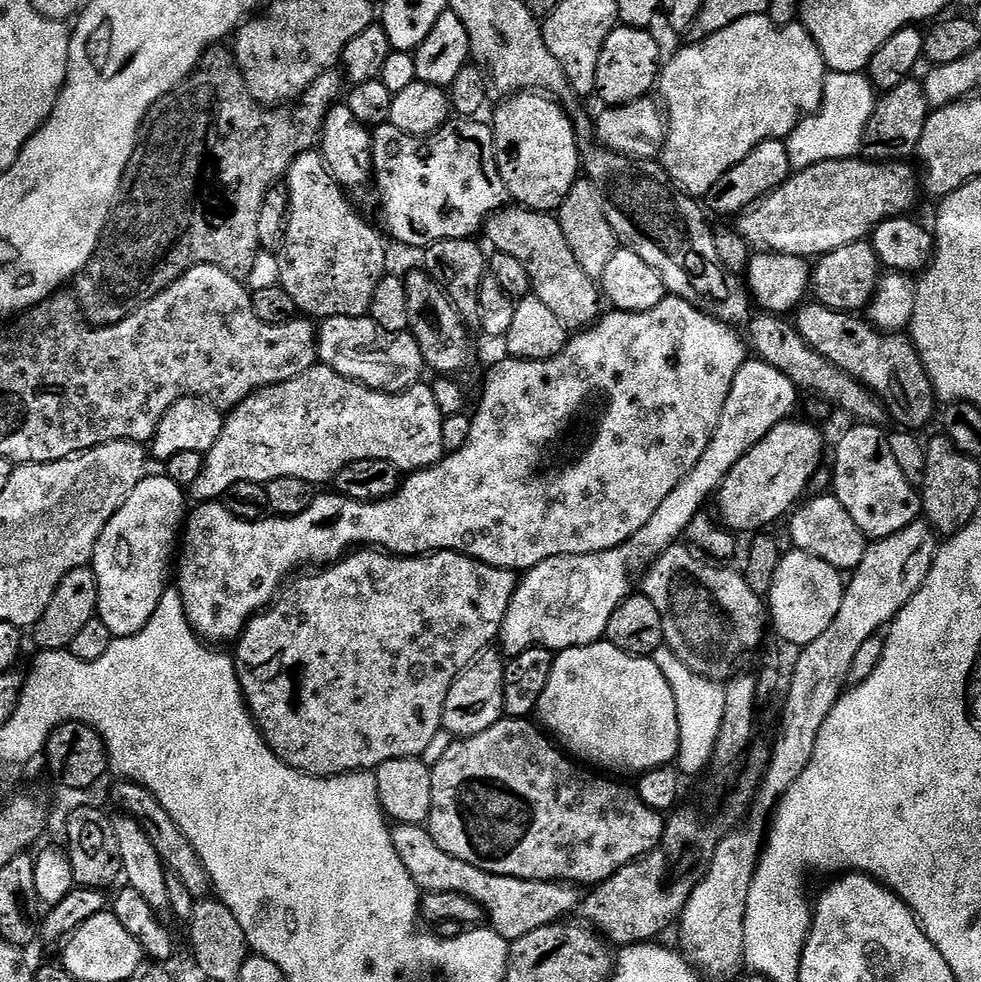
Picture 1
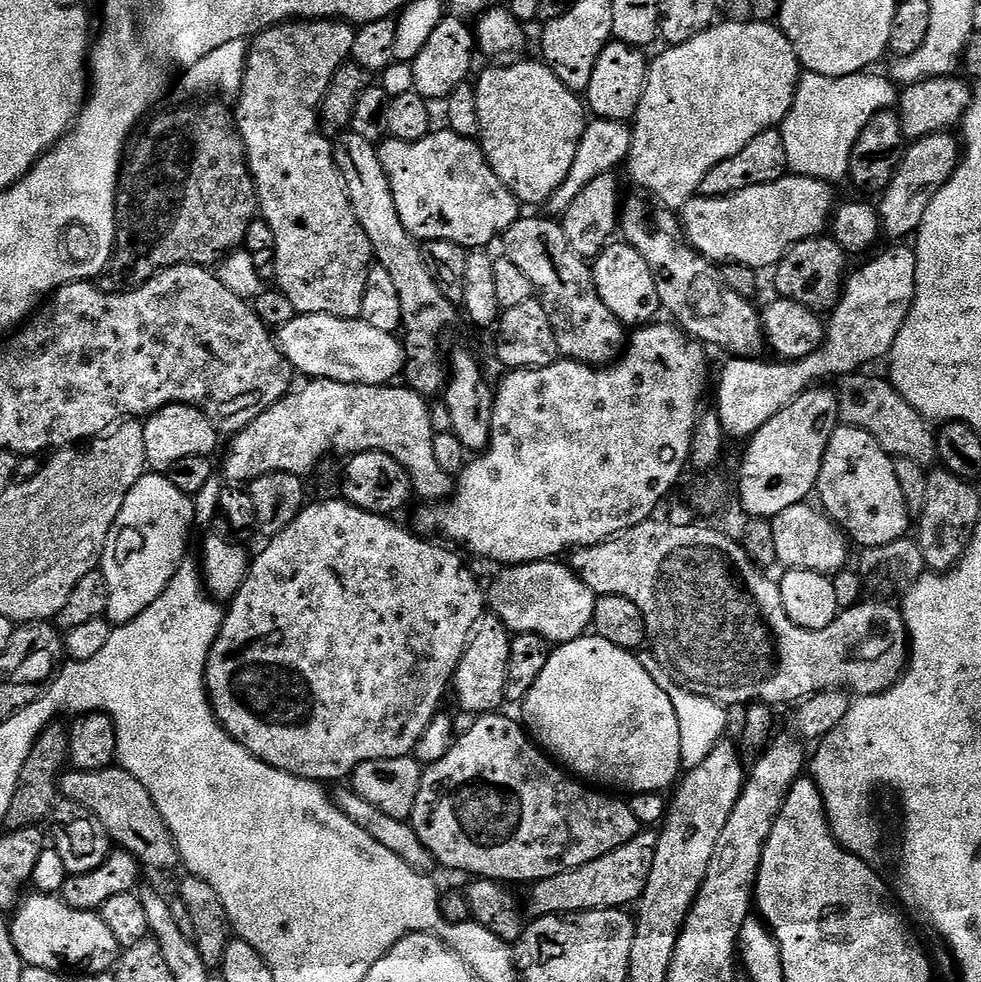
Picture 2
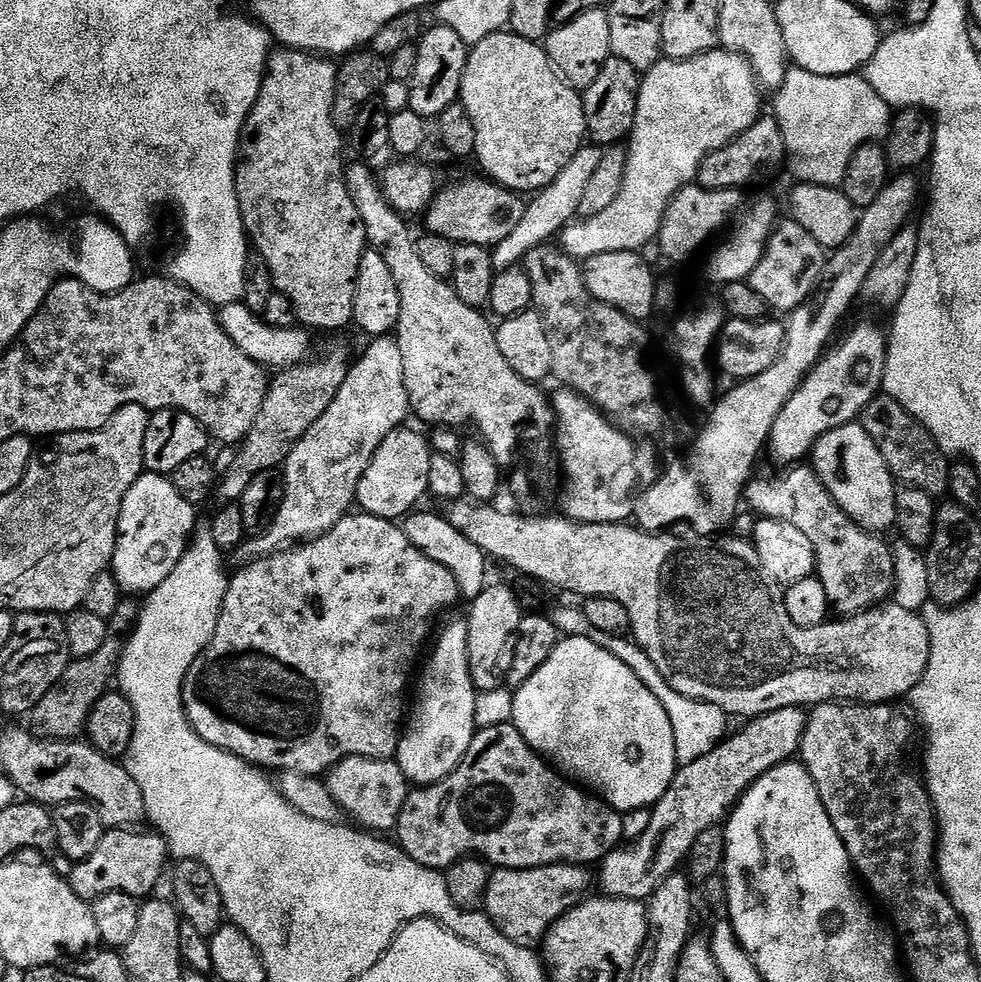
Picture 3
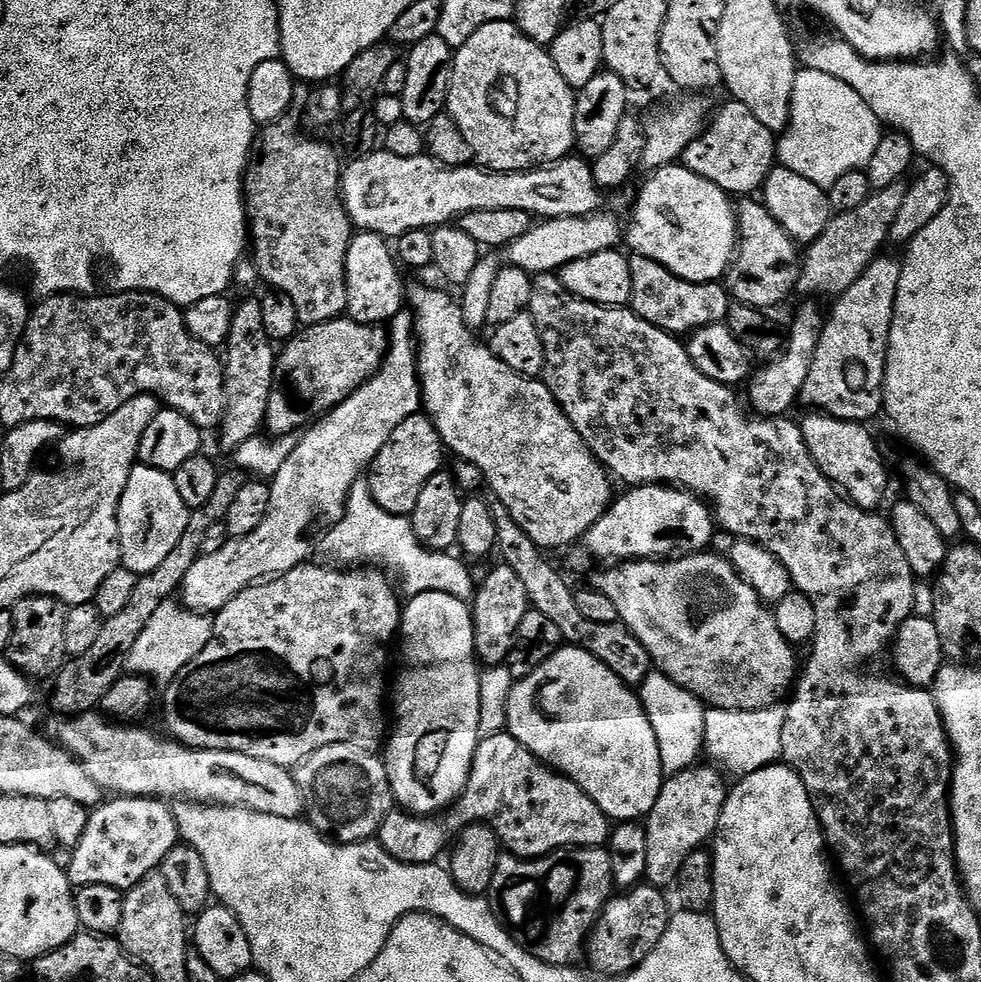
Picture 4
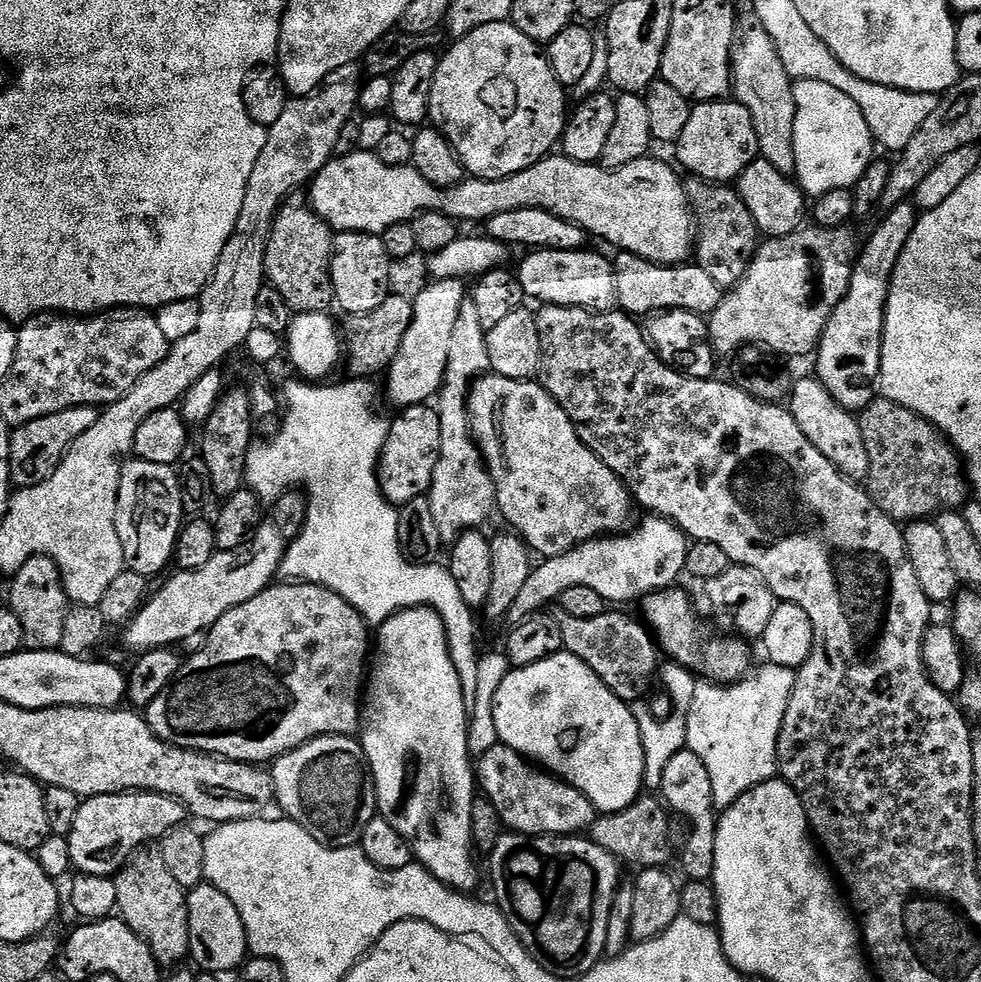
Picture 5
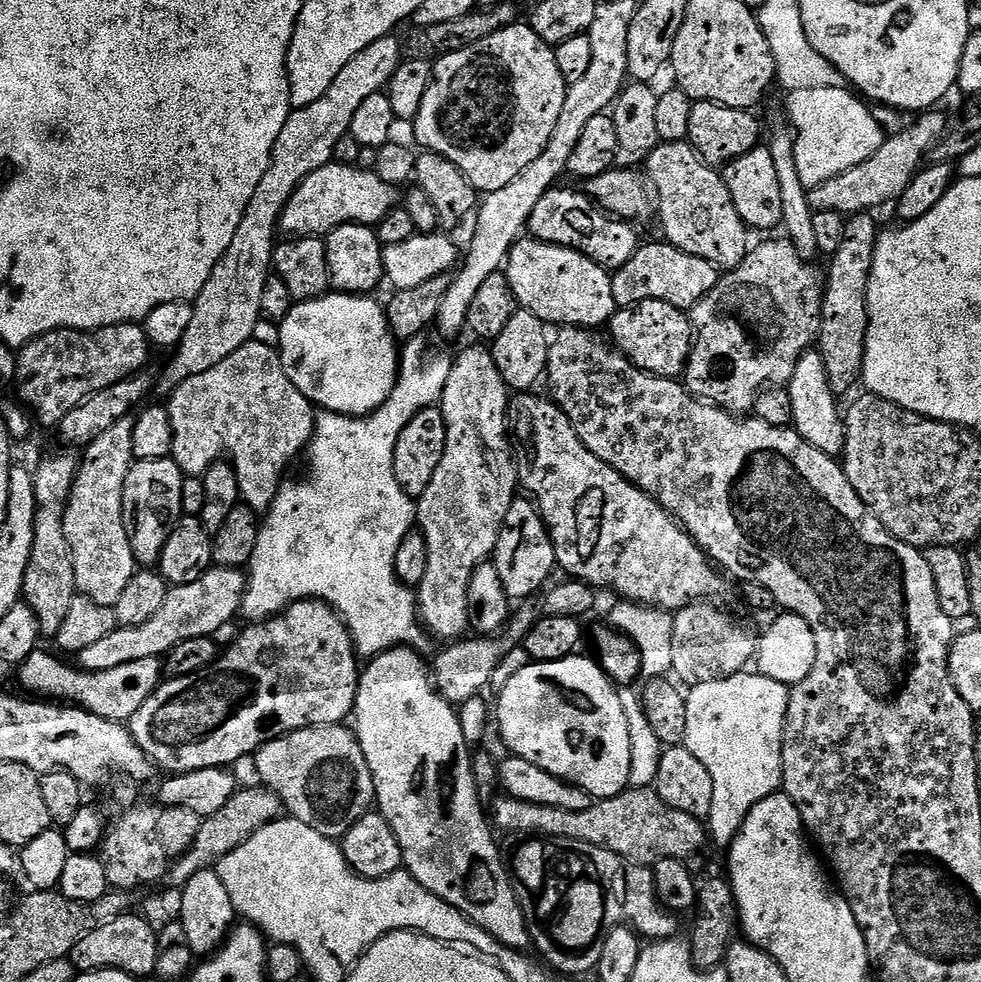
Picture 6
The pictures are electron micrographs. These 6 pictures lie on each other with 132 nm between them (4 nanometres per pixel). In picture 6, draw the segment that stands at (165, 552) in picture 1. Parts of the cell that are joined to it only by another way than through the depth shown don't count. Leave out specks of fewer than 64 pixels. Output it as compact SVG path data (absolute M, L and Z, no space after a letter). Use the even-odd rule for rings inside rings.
M171 458L136 460L128 472L124 487L124 518L129 525L134 526L135 535L138 537L138 560L141 565L152 566L159 561L162 546L166 546L166 538L170 538L172 528L180 521L182 482L185 478Z

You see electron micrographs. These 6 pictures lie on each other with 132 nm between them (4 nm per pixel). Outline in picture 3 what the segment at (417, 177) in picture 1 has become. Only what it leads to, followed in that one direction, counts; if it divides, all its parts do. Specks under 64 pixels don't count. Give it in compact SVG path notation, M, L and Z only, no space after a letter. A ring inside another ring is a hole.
M487 178L460 180L449 188L441 187L427 206L422 219L428 223L427 231L441 236L453 244L477 244L491 249L502 238L514 234L514 226L524 213L525 201L517 193L500 184L493 184Z

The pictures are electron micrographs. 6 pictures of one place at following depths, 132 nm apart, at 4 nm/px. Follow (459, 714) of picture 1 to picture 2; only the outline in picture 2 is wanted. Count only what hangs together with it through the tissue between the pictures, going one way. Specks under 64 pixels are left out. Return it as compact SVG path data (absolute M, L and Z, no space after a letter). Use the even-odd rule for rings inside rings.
M486 614L472 629L468 645L458 662L458 670L452 677L451 691L456 692L459 711L492 714L499 704L505 703L506 682L510 670L510 646L513 633L495 614Z

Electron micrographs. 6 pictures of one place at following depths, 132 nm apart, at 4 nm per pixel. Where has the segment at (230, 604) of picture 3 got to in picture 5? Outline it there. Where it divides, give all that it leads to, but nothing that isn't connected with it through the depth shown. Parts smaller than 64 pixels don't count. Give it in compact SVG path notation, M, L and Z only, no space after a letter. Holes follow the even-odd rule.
M276 582L273 583L265 592L258 594L254 598L250 598L250 602L242 602L242 606L234 606L234 610L230 610L226 614L222 614L222 618L218 618L218 622L212 625L206 633L206 639L201 643L198 650L191 653L192 657L185 659L180 666L180 673L174 678L174 682L170 682L170 686L166 686L166 690L162 690L162 694L158 694L158 698L154 698L154 702L146 709L146 719L152 728L152 733L158 738L162 738L167 744L174 748L188 748L191 752L202 752L210 756L218 756L222 760L237 760L240 764L251 764L253 766L264 766L269 762L275 762L279 756L284 756L288 752L294 751L298 746L302 746L306 742L310 742L315 736L350 736L355 737L362 728L362 693L366 688L366 669L370 664L370 625L367 620L361 616L358 610L354 610L350 606L350 602L343 600L338 594L334 594L334 590L323 588L317 584L301 584L299 582Z

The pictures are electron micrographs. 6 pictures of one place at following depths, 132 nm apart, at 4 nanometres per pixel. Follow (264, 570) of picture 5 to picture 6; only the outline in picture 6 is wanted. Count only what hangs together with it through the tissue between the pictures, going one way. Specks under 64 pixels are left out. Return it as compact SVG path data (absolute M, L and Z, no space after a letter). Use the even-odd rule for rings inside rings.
M209 568L198 582L190 582L186 586L172 588L166 602L150 618L150 622L142 622L142 626L133 628L117 627L106 638L94 642L94 646L86 646L78 654L78 664L83 671L101 672L114 670L114 666L126 666L126 662L138 662L138 658L163 657L178 642L186 642L190 638L217 635L223 624L228 624L241 611L244 603L244 586L246 576L239 568Z

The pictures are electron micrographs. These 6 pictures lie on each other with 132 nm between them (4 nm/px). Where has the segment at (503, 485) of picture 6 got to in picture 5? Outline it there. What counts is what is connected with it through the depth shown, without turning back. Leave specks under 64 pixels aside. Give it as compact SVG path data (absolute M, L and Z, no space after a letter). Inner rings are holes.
M471 298L465 299L462 310L458 312L458 323L454 325L452 341L450 341L450 362L446 362L444 385L440 387L438 399L434 404L436 413L440 415L442 438L440 439L438 466L434 470L432 488L427 494L430 510L434 513L434 522L438 525L438 534L441 541L448 546L455 544L456 539L464 532L470 532L484 526L480 524L486 523L491 518L492 512L494 516L497 511L496 483L492 480L492 475L488 473L484 455L480 453L480 447L472 436L472 422L468 417L468 395L470 390L480 377L489 375L490 372L490 354L486 350L487 337L488 334L482 326L476 305Z

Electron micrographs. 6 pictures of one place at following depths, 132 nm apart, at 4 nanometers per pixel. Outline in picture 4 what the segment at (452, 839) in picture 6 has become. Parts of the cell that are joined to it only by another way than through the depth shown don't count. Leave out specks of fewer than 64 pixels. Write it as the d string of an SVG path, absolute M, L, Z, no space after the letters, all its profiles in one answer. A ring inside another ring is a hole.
M426 592L423 596L411 597L400 614L399 644L400 673L396 676L396 689L390 692L390 708L396 711L396 725L393 728L391 725L382 759L390 778L393 801L414 816L436 816L451 809L463 794L472 772L476 747L481 741L479 684L482 668L476 658L469 601L441 592Z

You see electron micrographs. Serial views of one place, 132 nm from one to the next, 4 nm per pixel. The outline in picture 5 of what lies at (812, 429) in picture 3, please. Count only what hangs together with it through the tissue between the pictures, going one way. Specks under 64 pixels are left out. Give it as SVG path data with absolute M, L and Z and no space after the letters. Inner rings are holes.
M905 202L894 206L883 213L884 221L877 226L869 240L863 241L856 257L856 265L852 268L852 277L847 294L838 302L834 314L830 314L830 322L820 336L820 347L814 353L816 360L815 379L830 390L836 401L849 412L859 414L872 400L877 399L880 382L880 367L882 366L882 338L884 337L884 311L888 305L888 295L892 285L892 275L898 266L898 258L902 258L902 250L906 250L906 242L914 233L918 219L918 209L915 203Z

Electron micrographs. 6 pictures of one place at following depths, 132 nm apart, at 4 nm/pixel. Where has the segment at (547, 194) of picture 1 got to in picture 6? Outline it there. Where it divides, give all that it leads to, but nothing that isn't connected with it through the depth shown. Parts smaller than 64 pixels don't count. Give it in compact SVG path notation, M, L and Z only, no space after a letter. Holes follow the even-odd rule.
M517 22L432 64L432 81L414 121L416 140L421 149L450 158L477 193L502 190L502 186L514 182L546 150L546 142L550 142L550 134L554 134L554 126L562 115L567 93L568 85L564 83L562 70L558 70L553 45L538 38L527 23Z

